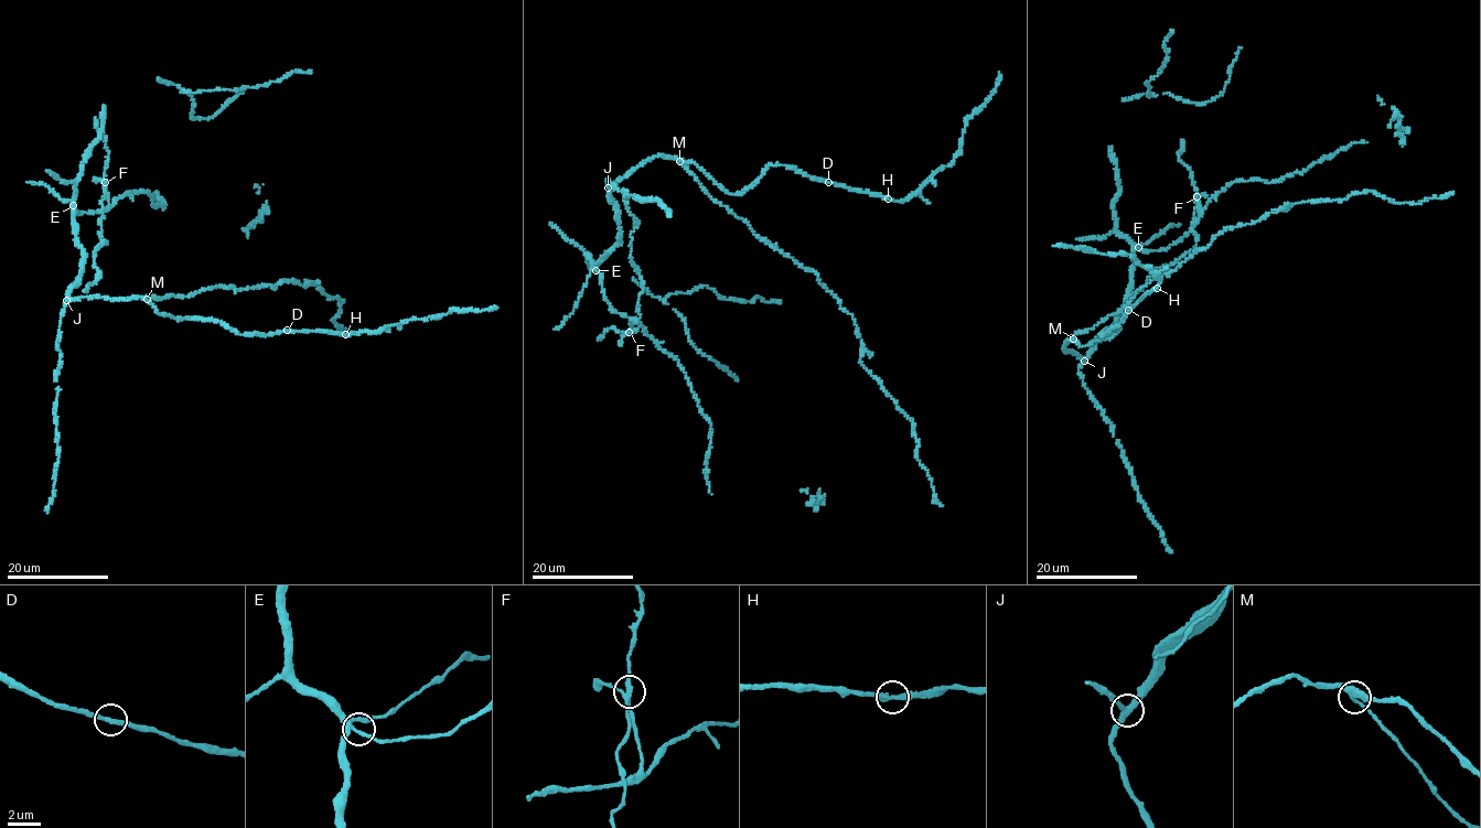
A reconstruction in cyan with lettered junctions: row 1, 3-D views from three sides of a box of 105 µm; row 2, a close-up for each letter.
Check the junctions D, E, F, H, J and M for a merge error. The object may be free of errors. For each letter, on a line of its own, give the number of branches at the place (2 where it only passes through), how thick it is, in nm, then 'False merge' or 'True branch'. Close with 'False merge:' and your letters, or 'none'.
D: Branches: 2. Thickness 280 nm. True branch
E: Branches: 4. Thickness 280 nm. True branch
F: Branches: 4. Thickness 240 nm. False merge
H: Branches: 3. Thickness 220 nm. True branch
J: Branches: 3. Thickness 360 nm. True branch
M: Branches: 3. Thickness 320 nm. True branch
False merge: F

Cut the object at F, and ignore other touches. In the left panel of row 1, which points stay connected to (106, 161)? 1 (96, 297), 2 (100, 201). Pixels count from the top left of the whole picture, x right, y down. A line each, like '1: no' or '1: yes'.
1: yes
2: no

